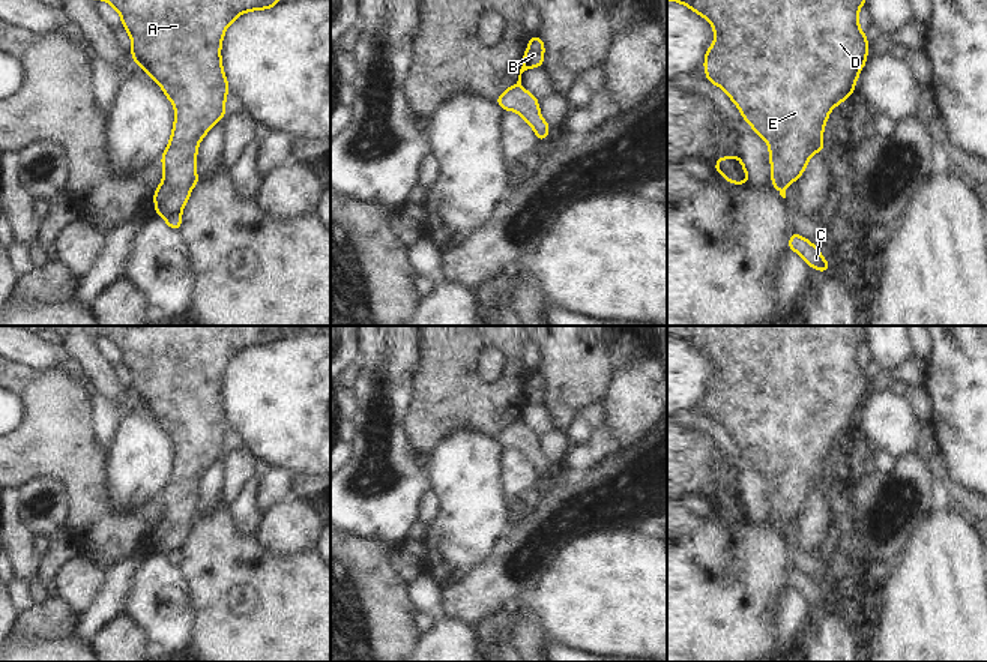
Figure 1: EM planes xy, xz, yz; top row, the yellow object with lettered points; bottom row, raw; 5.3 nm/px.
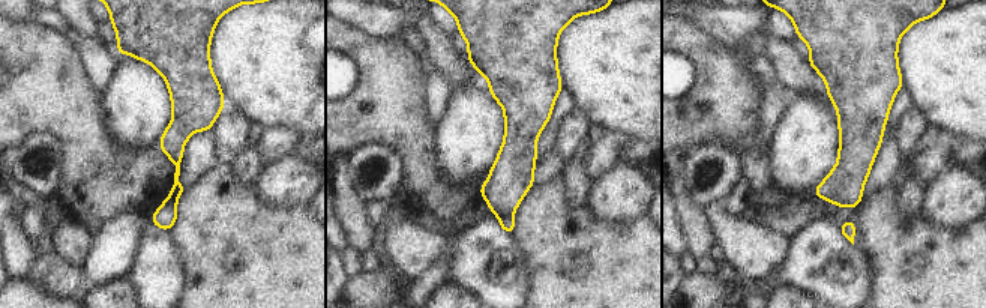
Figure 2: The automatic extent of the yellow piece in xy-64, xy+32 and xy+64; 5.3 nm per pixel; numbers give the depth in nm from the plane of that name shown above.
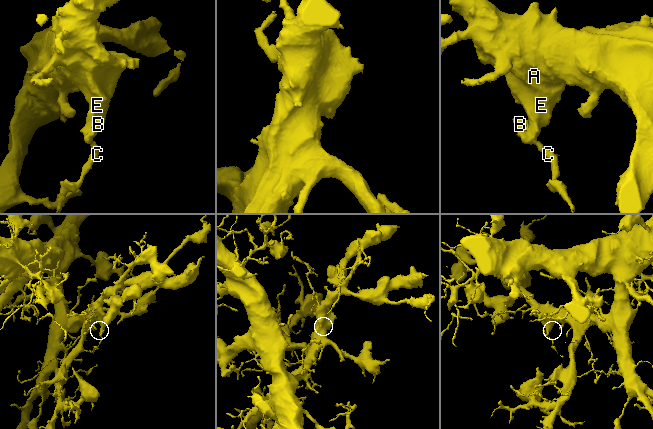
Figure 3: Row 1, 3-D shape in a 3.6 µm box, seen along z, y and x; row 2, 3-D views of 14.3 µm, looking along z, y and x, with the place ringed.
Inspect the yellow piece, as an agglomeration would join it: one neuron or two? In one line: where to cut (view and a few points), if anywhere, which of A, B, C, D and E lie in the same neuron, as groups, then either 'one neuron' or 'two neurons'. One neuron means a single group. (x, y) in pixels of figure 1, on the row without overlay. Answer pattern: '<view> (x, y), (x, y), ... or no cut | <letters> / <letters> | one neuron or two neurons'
xy (179, 548), (172, 548), (164, 554) | A D E / B C | two neurons

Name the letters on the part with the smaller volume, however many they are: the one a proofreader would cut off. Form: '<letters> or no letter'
B, C

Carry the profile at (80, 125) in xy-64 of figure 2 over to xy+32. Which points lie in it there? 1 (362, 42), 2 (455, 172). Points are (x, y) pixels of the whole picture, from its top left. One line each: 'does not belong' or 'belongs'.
1: belongs
2: does not belong

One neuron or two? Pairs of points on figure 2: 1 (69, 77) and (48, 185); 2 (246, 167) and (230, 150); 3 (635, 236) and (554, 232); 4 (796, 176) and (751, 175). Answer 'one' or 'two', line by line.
1: two
2: two
3: one
4: two

